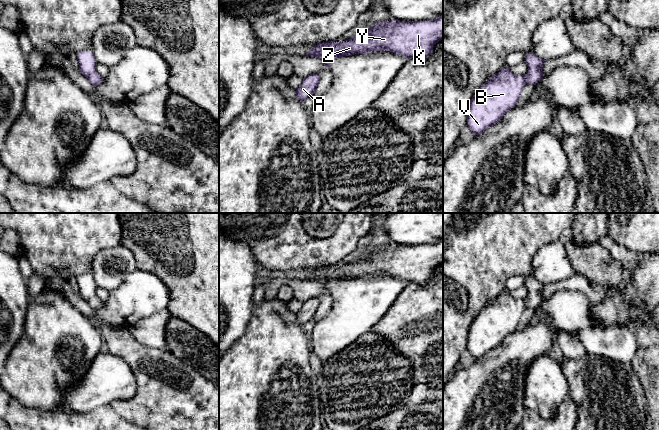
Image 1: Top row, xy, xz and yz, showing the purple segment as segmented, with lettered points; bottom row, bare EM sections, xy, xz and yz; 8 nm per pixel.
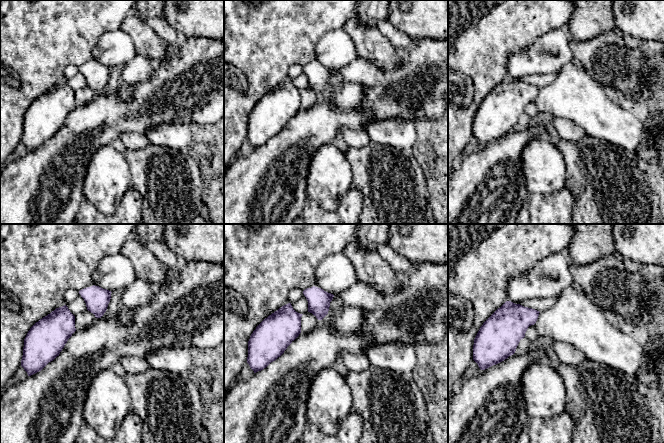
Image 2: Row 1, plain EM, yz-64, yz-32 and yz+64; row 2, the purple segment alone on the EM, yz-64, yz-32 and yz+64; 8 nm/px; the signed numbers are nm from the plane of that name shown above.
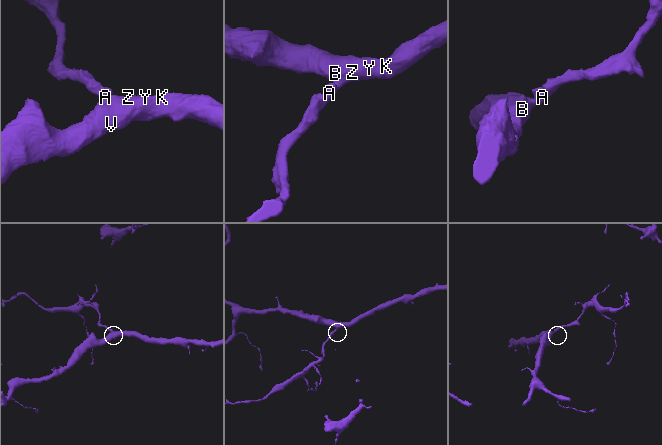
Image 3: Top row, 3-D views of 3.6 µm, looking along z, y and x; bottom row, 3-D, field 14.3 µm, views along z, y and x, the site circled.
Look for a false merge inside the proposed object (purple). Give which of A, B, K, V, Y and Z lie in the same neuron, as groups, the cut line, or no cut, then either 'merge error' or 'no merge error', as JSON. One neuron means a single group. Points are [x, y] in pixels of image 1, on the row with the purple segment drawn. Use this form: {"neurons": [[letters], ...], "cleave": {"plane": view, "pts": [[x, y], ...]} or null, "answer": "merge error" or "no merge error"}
{"neurons": [["A", "B", "K", "V", "Y", "Z"]], "cleave": null, "answer": "no merge error"}

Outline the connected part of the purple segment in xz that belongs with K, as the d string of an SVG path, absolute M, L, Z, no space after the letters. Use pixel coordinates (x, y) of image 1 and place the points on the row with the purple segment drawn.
M443 13L434 20L428 21L400 21L391 19L378 22L363 34L342 42L326 41L312 47L305 55L320 58L330 69L330 62L334 57L352 56L354 54L370 54L373 51L390 51L408 58L424 58L433 52L436 43L443 40Z

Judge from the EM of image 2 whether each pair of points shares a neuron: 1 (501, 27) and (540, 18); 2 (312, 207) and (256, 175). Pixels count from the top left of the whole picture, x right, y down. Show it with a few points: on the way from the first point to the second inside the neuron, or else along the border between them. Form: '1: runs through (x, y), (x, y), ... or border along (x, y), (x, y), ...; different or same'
1: runs through (511, 19), (530, 19); same
2: border along (307, 197), (300, 213); different

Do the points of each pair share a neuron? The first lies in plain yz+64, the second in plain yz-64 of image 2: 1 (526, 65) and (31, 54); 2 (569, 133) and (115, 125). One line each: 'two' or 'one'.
1: two
2: two

